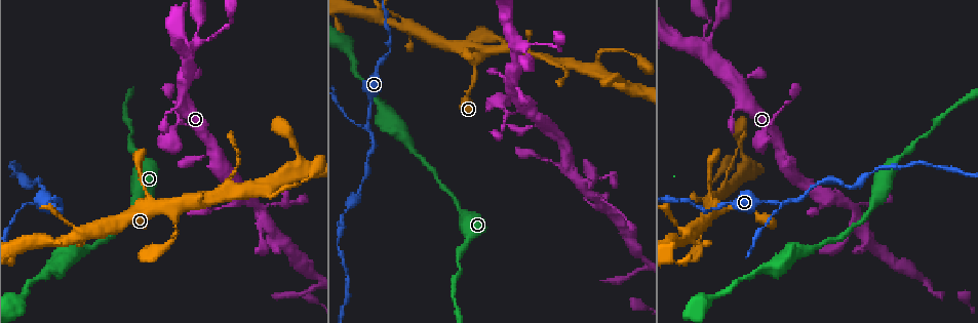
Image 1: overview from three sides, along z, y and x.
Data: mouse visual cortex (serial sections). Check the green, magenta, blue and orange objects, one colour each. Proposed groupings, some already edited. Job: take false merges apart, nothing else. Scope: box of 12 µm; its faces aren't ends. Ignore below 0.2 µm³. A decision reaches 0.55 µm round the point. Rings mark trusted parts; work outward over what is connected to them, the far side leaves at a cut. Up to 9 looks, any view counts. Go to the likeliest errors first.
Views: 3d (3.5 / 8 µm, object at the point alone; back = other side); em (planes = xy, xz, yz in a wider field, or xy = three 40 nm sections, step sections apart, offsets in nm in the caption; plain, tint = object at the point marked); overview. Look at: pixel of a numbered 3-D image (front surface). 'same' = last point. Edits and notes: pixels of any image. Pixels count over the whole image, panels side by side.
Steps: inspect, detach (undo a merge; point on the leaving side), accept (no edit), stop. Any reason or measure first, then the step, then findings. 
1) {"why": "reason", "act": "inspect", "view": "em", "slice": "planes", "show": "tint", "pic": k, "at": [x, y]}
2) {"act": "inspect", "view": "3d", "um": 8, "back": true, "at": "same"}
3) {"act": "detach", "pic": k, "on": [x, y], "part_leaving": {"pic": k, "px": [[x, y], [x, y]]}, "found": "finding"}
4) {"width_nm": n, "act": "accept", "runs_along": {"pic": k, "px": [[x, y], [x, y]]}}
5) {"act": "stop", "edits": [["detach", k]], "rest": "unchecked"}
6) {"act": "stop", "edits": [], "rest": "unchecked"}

{"why": "a fork", "act": "inspect", "view": "em", "slice": "xy", "step": 3, "show": "tint", "pic": 1, "at": [369, 126]}

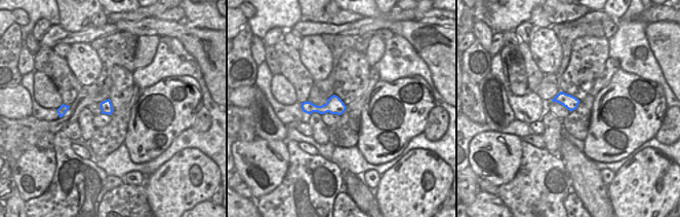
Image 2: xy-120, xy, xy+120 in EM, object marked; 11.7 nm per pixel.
{"act": "inspect", "view": "3d", "um": 3.5, "back": true, "at": "same"}

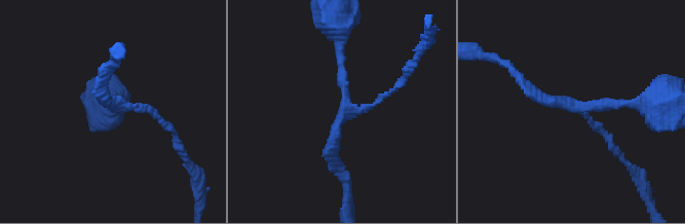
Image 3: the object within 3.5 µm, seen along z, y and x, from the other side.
{"act": "accept", "runs_along": {"pic": 3, "px": [[640, 104], [545, 101], [517, 75]]}, "found": "continuous, no second cell"}

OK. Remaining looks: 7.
{"why": "a narrow waist", "act": "inspect", "view": "3d", "um": 8, "pic": 1, "at": [176, 230]}

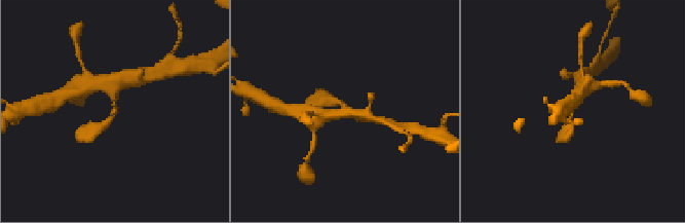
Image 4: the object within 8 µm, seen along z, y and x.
{"why": "zoom in", "act": "inspect", "view": "3d", "um": 3.5, "pic": 4, "at": [344, 105]}

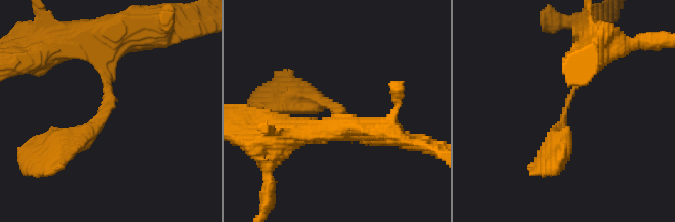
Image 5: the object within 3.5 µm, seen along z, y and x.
{"act": "inspect", "view": "em", "slice": "xy", "step": 1, "show": "tint", "pic": 5, "at": [570, 96]}

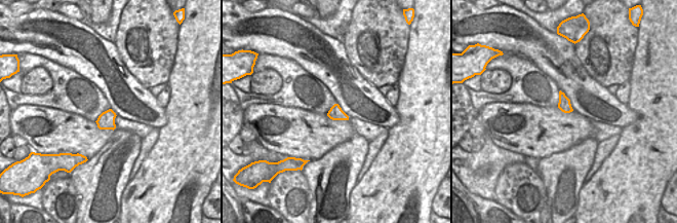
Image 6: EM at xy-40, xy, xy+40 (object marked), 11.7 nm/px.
{"width_nm": 170, "act": "accept", "runs_along": {"pic": 5, "px": [[590, 38], [585, 70], [569, 98], [556, 142]]}, "found": "one cell here"}

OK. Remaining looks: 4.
{"why": "thick turns thin", "act": "inspect", "view": "3d", "um": 3.5, "pic": 1, "at": [763, 133]}

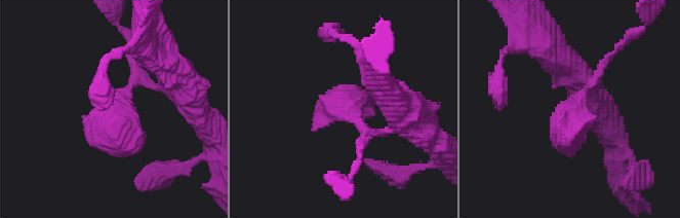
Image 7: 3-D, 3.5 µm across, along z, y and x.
{"act": "inspect", "view": "em", "slice": "xy", "step": 5, "show": "tint", "pic": 7, "at": [115, 102]}

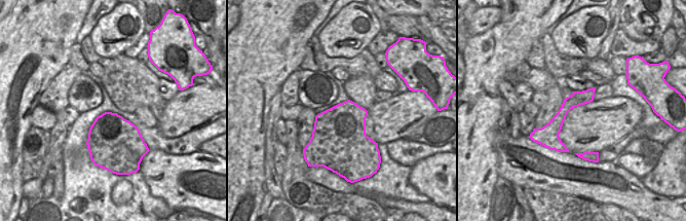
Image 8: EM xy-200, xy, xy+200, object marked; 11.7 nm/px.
{"act": "inspect", "view": "em", "slice": "xy", "step": 3, "show": "tint", "at": "same"}

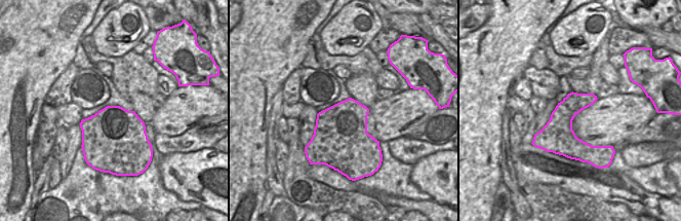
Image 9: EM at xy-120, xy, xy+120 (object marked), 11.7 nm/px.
{"act": "accept", "runs_along": {"pic": 7, "px": [[168, 83], [140, 76], [111, 105], [143, 143]]}, "found": "all the same cell"}

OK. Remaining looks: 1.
{"act": "stop", "edits": [], "rest": "unchecked"}

